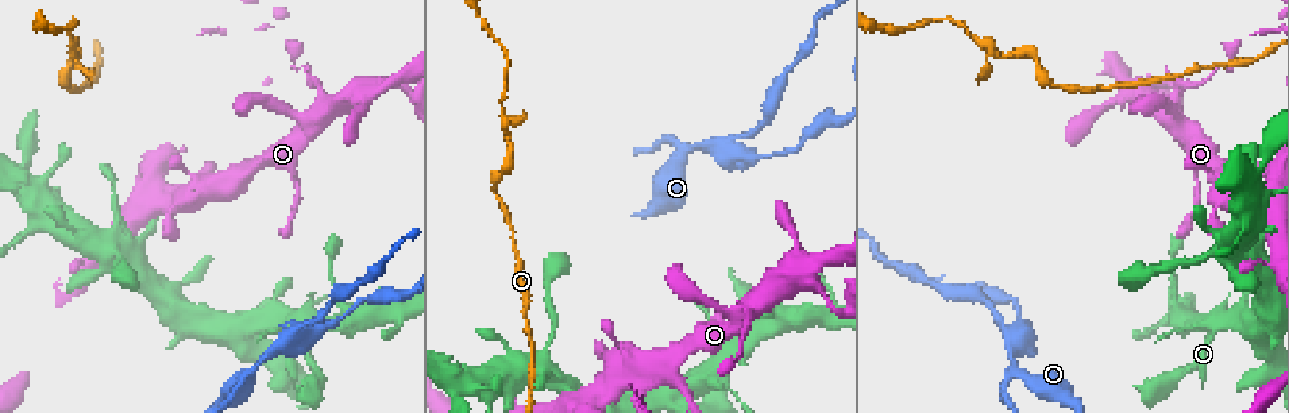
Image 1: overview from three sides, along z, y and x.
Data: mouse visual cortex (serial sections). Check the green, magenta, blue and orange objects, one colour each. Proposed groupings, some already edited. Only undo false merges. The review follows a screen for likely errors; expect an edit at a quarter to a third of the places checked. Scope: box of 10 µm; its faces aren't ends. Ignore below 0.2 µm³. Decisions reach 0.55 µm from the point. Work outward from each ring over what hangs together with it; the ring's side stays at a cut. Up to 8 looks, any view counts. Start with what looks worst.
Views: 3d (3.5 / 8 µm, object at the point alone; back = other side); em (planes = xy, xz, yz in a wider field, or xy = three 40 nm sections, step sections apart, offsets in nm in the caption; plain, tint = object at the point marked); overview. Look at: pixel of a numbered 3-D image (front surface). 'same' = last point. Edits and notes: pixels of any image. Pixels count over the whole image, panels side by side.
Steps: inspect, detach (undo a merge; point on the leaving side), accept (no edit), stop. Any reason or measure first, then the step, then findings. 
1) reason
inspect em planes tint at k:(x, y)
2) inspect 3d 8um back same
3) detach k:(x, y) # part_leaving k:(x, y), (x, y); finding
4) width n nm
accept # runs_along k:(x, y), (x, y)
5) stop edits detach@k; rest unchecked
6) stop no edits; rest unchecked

two arms in line, one across
inspect 3d 3.5um at 1:(291, 336)

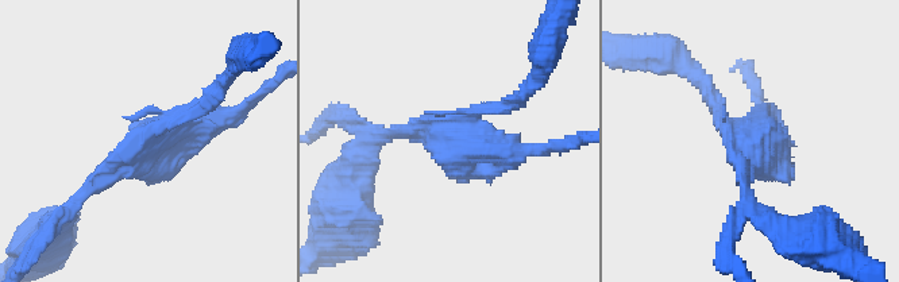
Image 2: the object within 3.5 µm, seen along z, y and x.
inspect em xy step 1 tint at 2:(746, 134)

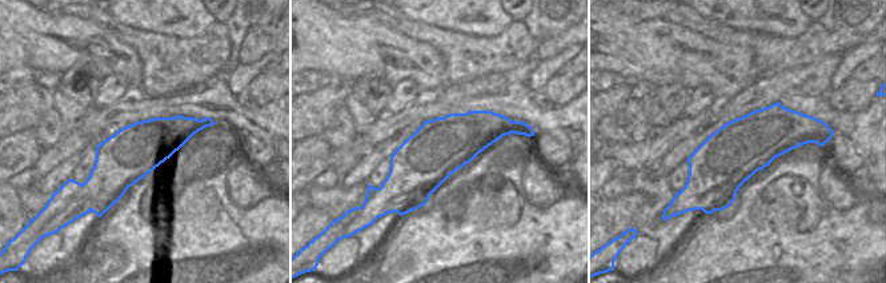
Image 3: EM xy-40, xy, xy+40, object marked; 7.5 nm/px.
detach 2:(783, 177) # two cells meet here

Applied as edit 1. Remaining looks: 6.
redraw
inspect overview

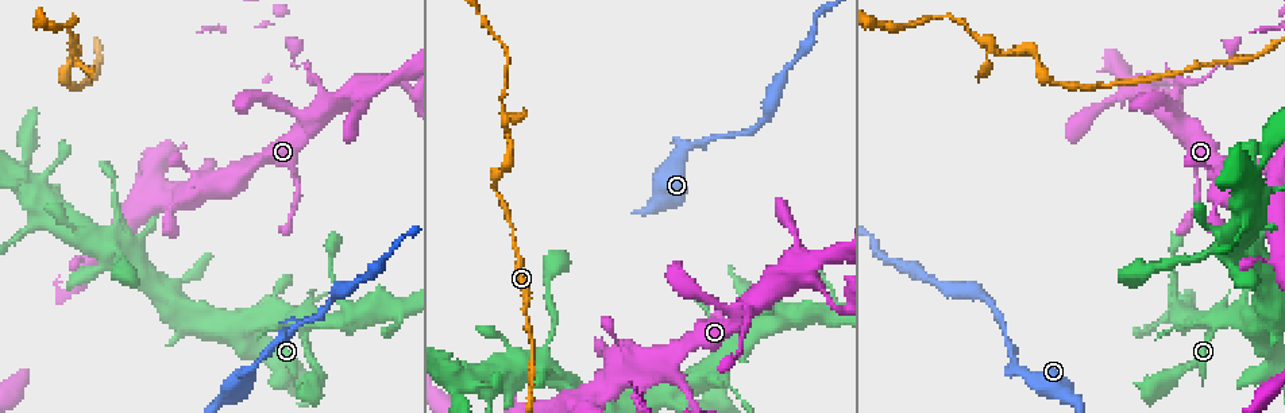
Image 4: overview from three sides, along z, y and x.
sharp bend
inspect 3d 3.5um at 4:(1001, 51)

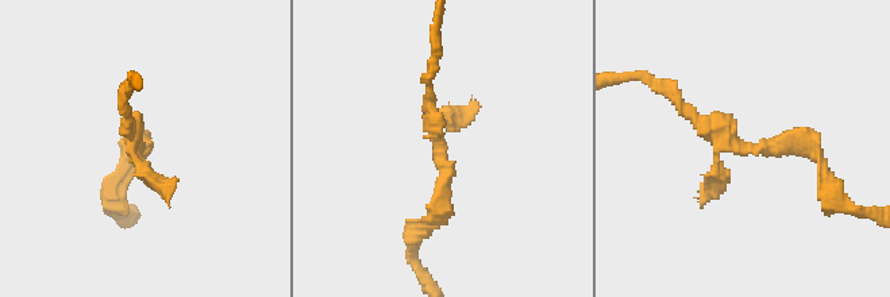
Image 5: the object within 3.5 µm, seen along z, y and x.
inspect em xy step 1 plain at 5:(748, 149)

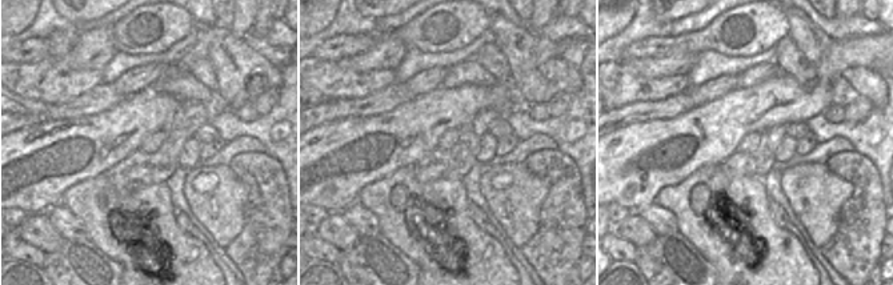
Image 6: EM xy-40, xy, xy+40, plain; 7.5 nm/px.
with the object marked
inspect em xy step 1 tint same

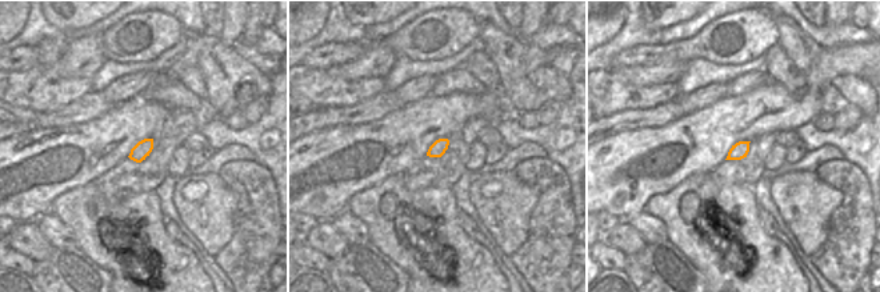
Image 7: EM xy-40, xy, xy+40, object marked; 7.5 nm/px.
accept # runs_along 5:(823, 164), (805, 139), (739, 147), (681, 105); all the same cell

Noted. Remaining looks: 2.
sharp bend
inspect 3d 3.5um at 4:(242, 170)

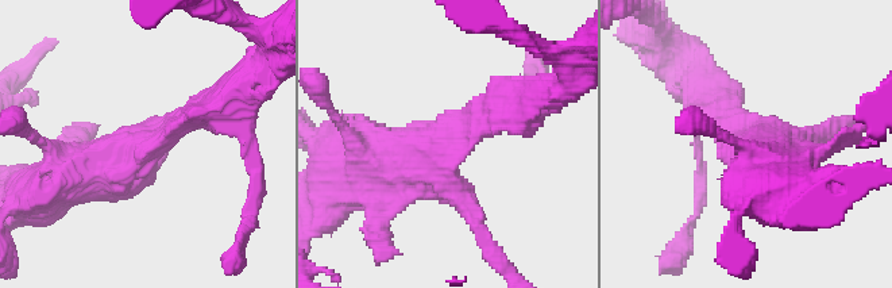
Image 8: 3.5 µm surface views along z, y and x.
shape alone is not enough
inspect em planes tint at 8:(448, 143)

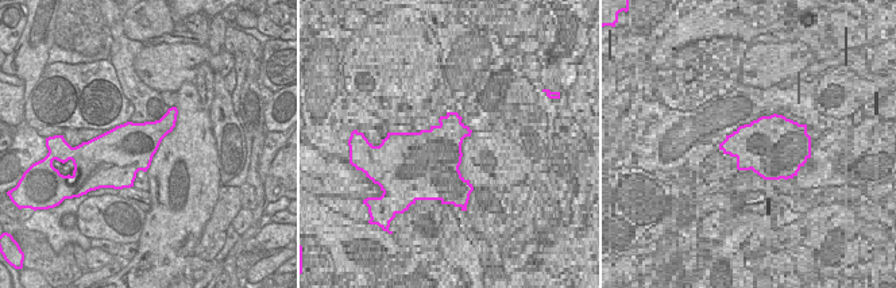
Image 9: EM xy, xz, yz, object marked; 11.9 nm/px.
accept # runs_along 8:(192, 118), (47, 188); one cell here

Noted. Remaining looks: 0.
stop edits detach@2; rest unchecked

